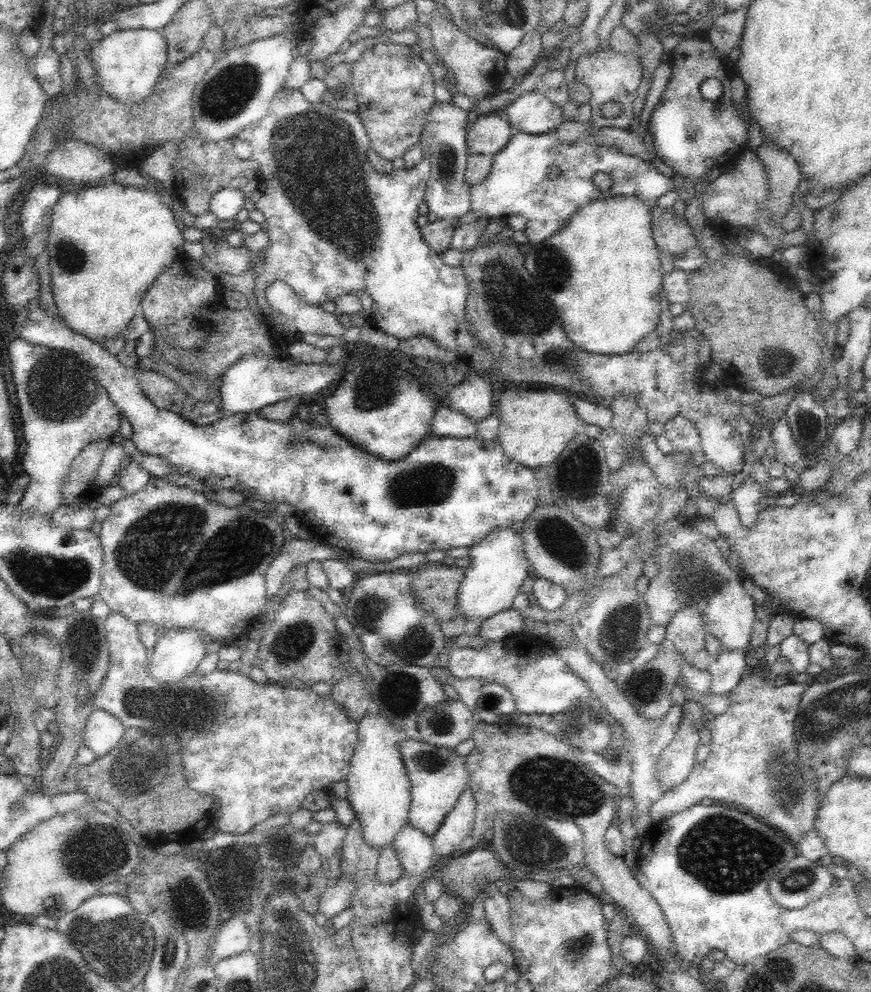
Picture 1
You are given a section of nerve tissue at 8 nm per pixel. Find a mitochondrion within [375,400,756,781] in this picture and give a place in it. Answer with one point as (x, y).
(430, 484)

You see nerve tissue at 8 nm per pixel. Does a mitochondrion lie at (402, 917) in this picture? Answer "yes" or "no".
no

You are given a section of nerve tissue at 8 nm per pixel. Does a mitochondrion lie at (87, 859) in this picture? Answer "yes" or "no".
yes

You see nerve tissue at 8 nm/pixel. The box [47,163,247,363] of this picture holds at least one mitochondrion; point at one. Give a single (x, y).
(70, 258)

